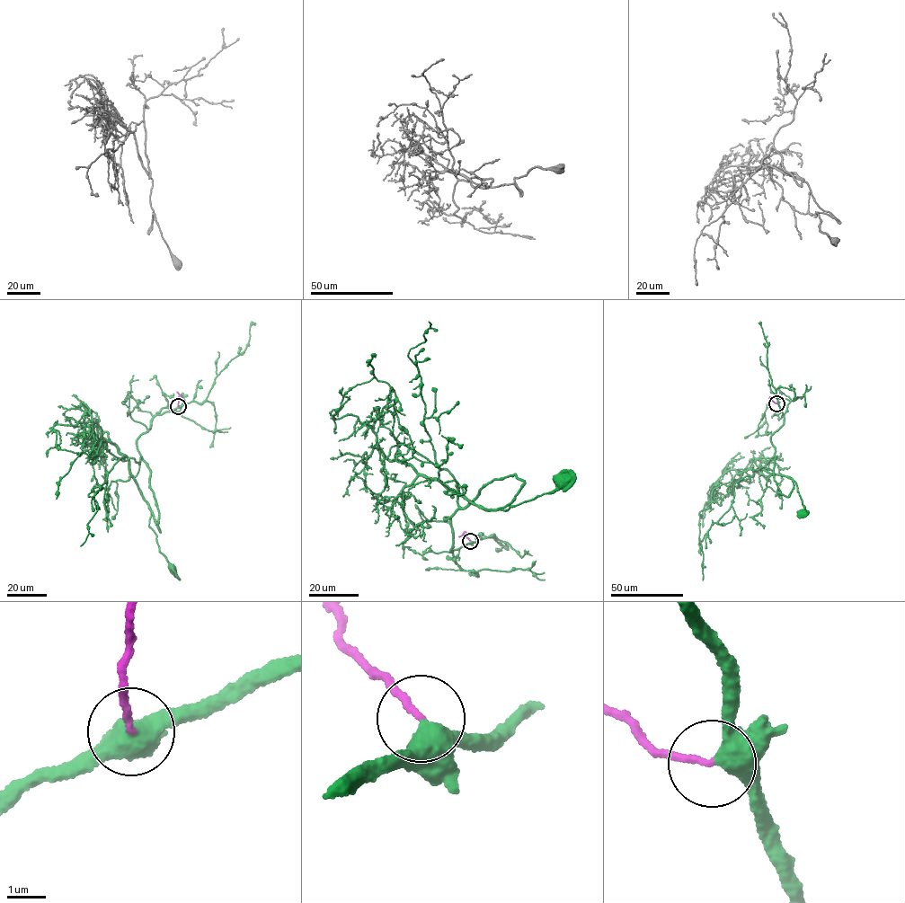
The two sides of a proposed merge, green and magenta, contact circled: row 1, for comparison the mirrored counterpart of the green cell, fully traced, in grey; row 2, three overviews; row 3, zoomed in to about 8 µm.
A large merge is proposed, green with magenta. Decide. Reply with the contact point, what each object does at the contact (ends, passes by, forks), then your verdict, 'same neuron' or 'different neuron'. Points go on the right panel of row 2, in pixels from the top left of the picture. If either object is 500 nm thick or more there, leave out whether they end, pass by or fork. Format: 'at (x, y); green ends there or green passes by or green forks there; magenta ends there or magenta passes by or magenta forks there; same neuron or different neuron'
at (776, 403); green passes by; magenta ends there; same neuron

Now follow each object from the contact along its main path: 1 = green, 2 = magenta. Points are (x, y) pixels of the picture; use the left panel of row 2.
1: (178, 406), (155, 415), (137, 438), (134, 477), (149, 506), (159, 550), (172, 567)
2: (178, 406), (176, 392)

